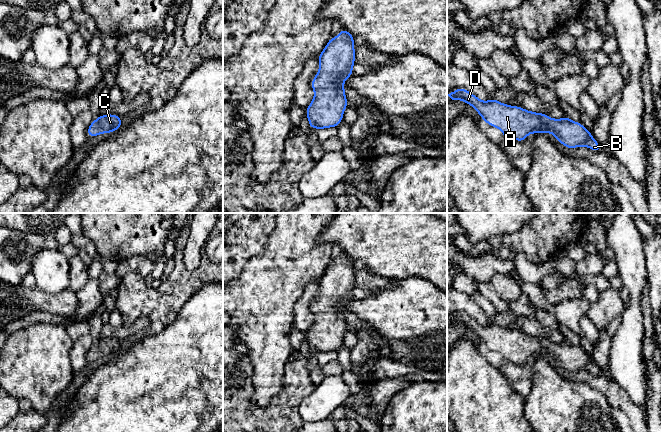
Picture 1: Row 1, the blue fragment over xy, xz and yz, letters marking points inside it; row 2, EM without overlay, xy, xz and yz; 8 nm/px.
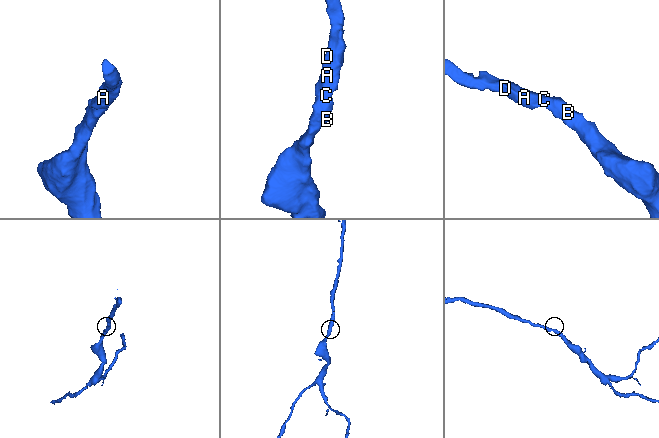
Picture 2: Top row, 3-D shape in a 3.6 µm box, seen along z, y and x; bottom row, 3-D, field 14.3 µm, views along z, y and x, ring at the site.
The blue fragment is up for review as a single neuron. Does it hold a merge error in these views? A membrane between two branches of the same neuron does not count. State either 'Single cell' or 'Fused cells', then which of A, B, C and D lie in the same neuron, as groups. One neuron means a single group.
Single cell. Groups: A B C D

